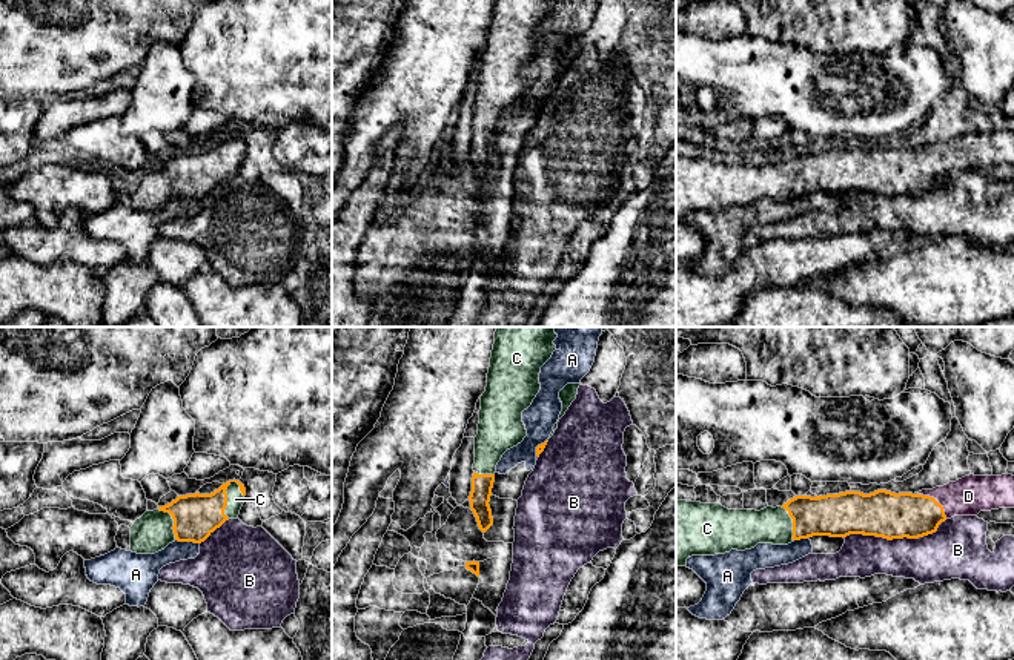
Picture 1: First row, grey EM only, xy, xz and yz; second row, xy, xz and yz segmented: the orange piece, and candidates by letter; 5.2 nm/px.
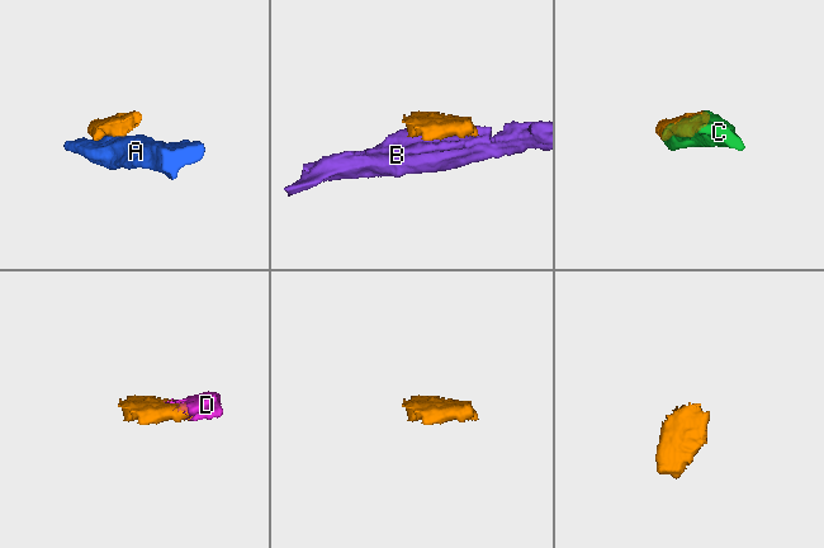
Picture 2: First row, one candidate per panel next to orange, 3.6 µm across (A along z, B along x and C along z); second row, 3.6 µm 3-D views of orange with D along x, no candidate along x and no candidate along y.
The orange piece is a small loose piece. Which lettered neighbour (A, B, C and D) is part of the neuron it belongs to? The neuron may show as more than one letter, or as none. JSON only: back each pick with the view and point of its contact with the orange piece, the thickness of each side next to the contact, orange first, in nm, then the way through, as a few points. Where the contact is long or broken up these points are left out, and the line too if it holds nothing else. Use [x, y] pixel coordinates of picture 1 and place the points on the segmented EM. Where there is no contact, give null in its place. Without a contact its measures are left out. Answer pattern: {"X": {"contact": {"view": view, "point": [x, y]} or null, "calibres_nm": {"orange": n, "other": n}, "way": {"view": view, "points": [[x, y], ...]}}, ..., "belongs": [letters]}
{"C": {"contact": {"view": "xy", "point": [226, 499]}, "calibres_nm": {"orange": 240, "other": 90}}, "D": {"contact": {"view": "yz", "point": [934, 499]}, "calibres_nm": {"orange": 240, "other": 200}}, "belongs": ["C", "D"]}

